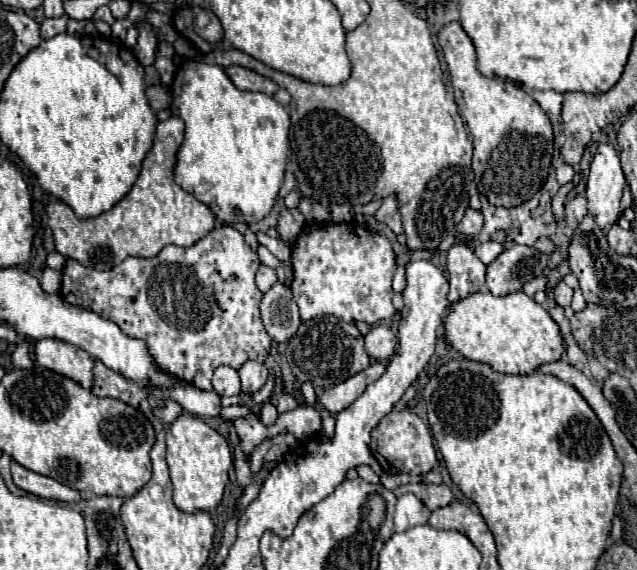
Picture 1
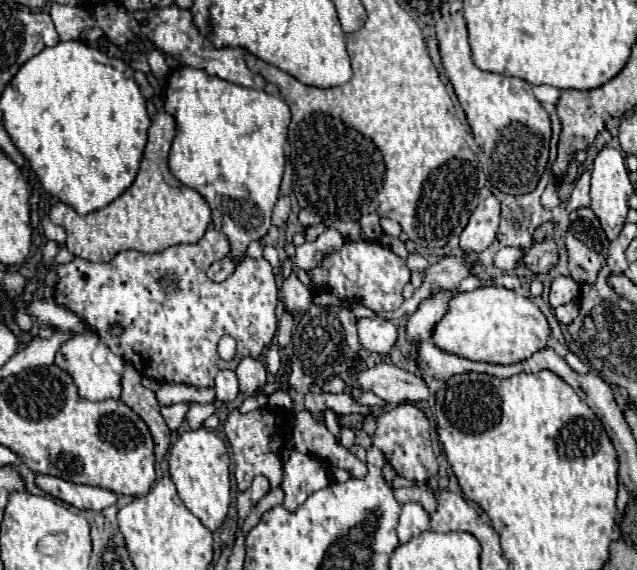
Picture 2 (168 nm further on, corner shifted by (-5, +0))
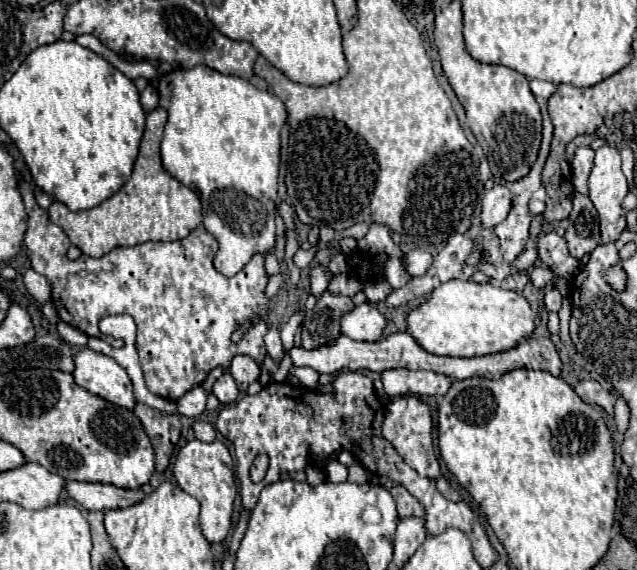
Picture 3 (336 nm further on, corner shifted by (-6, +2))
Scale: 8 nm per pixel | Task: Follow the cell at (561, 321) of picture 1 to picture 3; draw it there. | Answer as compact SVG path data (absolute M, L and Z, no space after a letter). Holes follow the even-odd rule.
M578 380L574 390L578 392L578 396L586 402L586 404L598 404L602 406L608 414L612 414L614 408L614 396L596 380Z

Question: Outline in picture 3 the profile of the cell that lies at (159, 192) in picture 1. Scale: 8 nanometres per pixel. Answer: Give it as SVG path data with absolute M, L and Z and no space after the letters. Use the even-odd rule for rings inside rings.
M154 108L146 116L146 130L140 142L140 154L134 164L134 172L130 180L106 202L90 208L72 212L62 202L54 200L48 208L48 216L54 224L58 224L70 242L80 248L86 256L100 258L114 250L116 246L134 246L142 242L170 242L186 238L196 226L202 224L202 204L200 196L172 178L160 160L160 142L162 132L168 120L168 112L164 108Z

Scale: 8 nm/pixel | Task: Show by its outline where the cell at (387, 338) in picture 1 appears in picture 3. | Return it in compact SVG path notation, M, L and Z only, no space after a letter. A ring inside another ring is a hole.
M368 302L356 306L342 318L342 334L352 340L378 342L384 334L386 318Z

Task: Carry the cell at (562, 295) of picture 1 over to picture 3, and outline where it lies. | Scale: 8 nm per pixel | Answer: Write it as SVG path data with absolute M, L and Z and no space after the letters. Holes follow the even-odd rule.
M556 286L552 288L546 288L546 294L544 294L544 306L548 308L548 312L558 312L562 308L562 294Z

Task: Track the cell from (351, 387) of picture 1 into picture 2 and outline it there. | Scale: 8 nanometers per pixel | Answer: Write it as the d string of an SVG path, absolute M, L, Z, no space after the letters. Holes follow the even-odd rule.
M387 362L361 370L357 374L357 382L363 390L375 392L387 404L419 402L431 396L431 390L421 376Z

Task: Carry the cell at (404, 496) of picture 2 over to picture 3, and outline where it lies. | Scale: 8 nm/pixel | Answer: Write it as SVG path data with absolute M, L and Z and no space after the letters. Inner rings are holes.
M394 484L390 488L390 494L394 496L396 504L398 504L398 516L404 518L404 516L418 516L418 518L424 518L426 516L426 510L424 506L420 504L418 498L414 498L404 486L400 484Z

